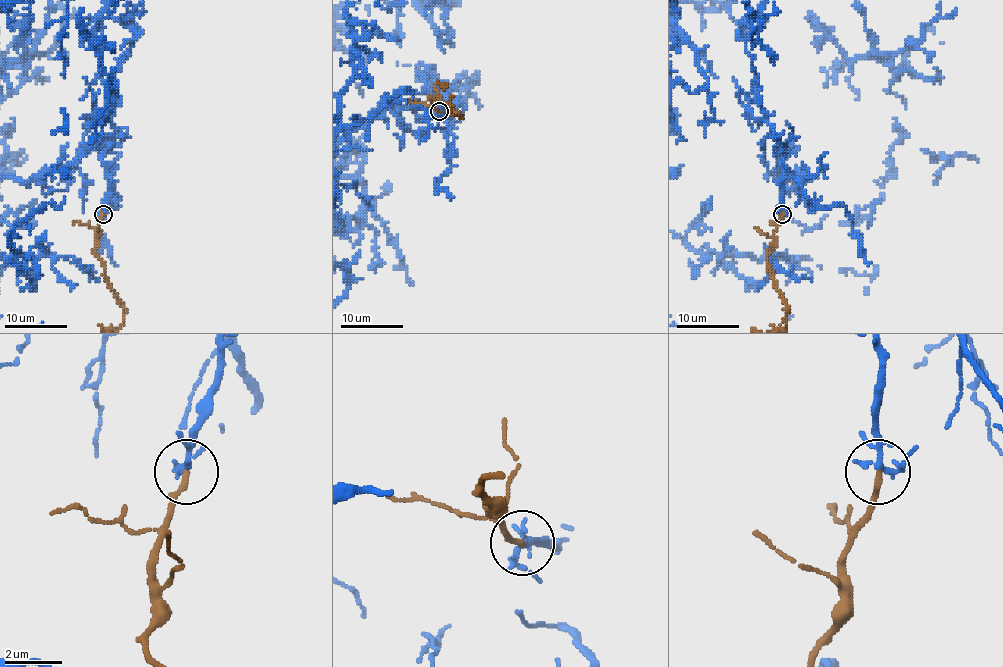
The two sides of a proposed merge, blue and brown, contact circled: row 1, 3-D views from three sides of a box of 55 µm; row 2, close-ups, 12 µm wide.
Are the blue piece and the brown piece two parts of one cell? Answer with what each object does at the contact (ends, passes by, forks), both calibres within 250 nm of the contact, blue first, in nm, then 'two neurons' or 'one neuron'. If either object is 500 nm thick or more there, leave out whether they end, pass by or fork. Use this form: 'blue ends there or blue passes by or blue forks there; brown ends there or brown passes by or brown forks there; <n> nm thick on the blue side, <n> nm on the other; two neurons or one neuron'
blue forks there; brown ends there; 170 nm thick on the blue side, 200 nm on the other; one neuron

